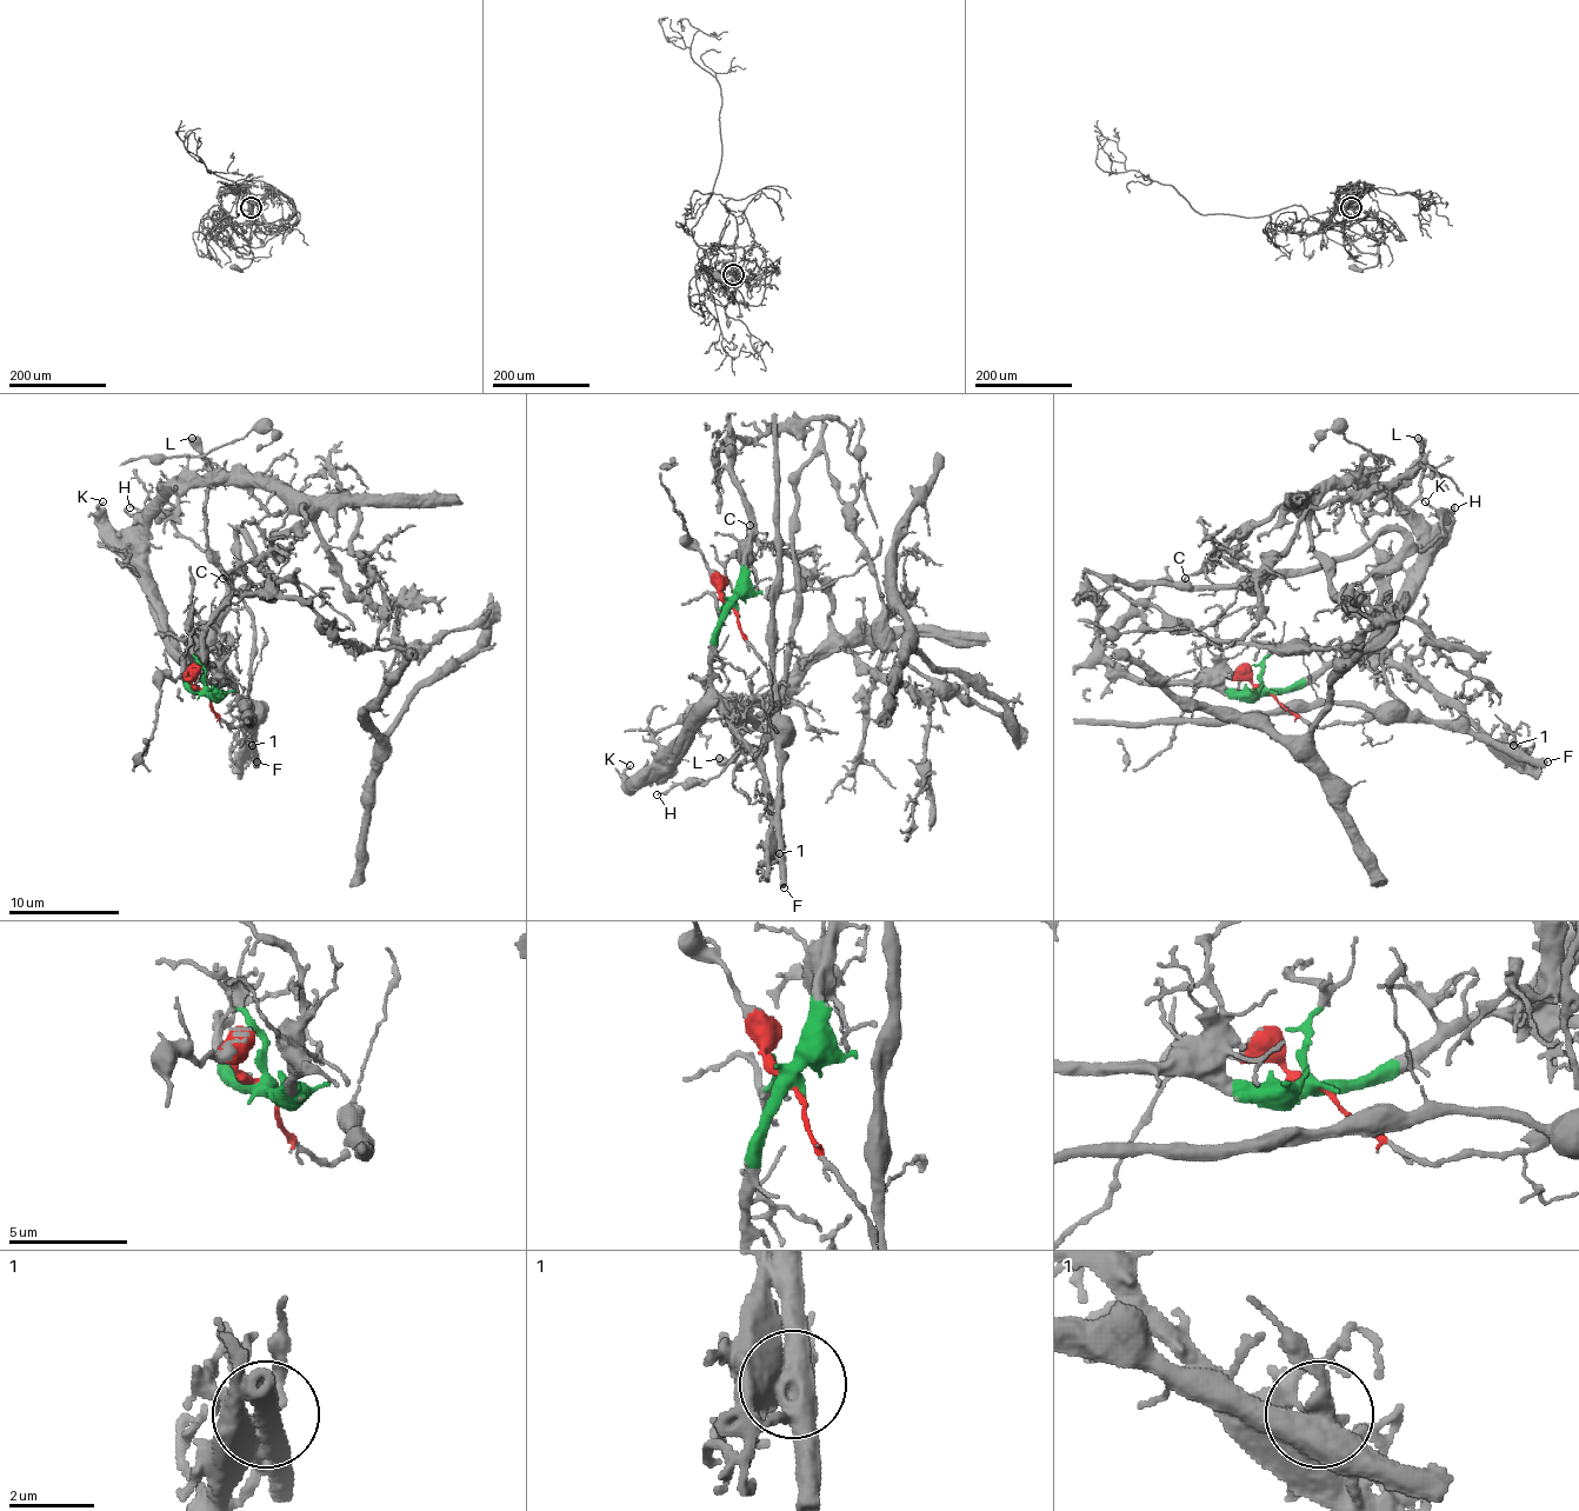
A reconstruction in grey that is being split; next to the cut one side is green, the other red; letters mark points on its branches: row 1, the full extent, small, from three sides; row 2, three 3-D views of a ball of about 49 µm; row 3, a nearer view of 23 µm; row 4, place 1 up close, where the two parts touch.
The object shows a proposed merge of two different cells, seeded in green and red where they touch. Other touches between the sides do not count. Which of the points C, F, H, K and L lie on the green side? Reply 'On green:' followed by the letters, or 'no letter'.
On green: C, K

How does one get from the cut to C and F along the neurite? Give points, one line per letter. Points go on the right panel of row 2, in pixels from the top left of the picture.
C: (1267, 692), (1312, 684), (1365, 645), (1414, 567), (1417, 531), (1365, 484), (1320, 484), (1251, 523), (1185, 578)
F: (1267, 692), (1323, 727), (1376, 717), (1465, 723), (1476, 733), (1547, 761)

